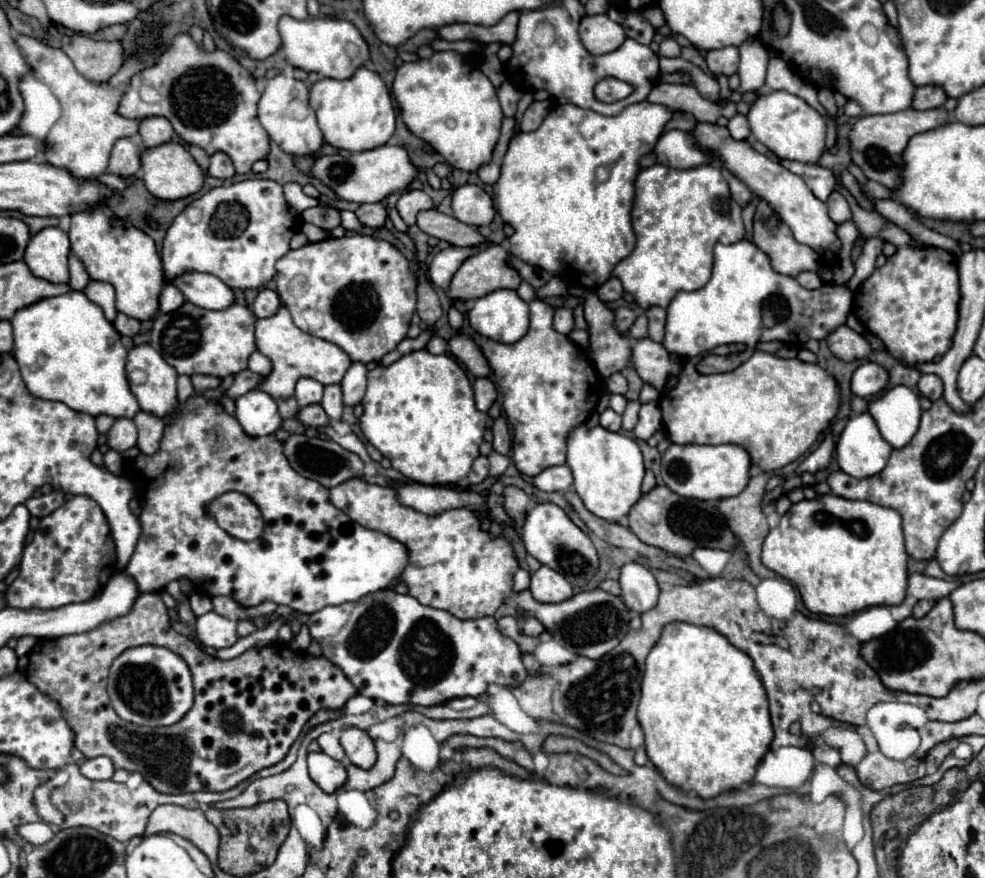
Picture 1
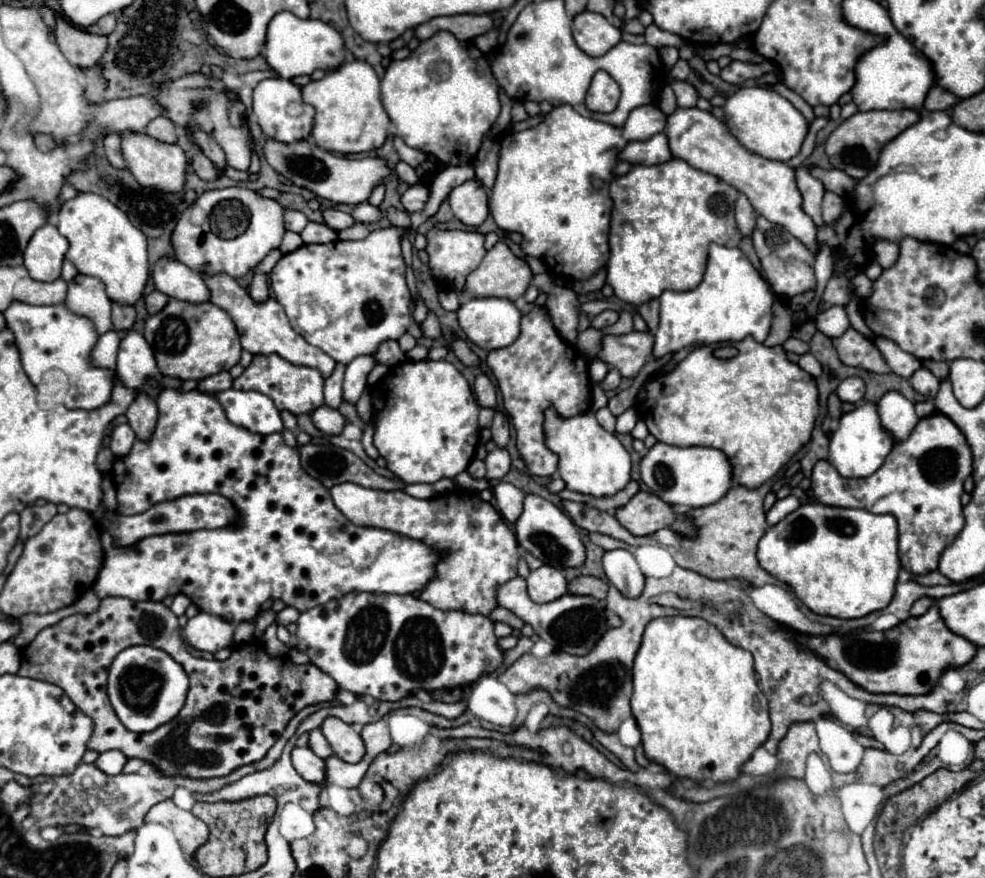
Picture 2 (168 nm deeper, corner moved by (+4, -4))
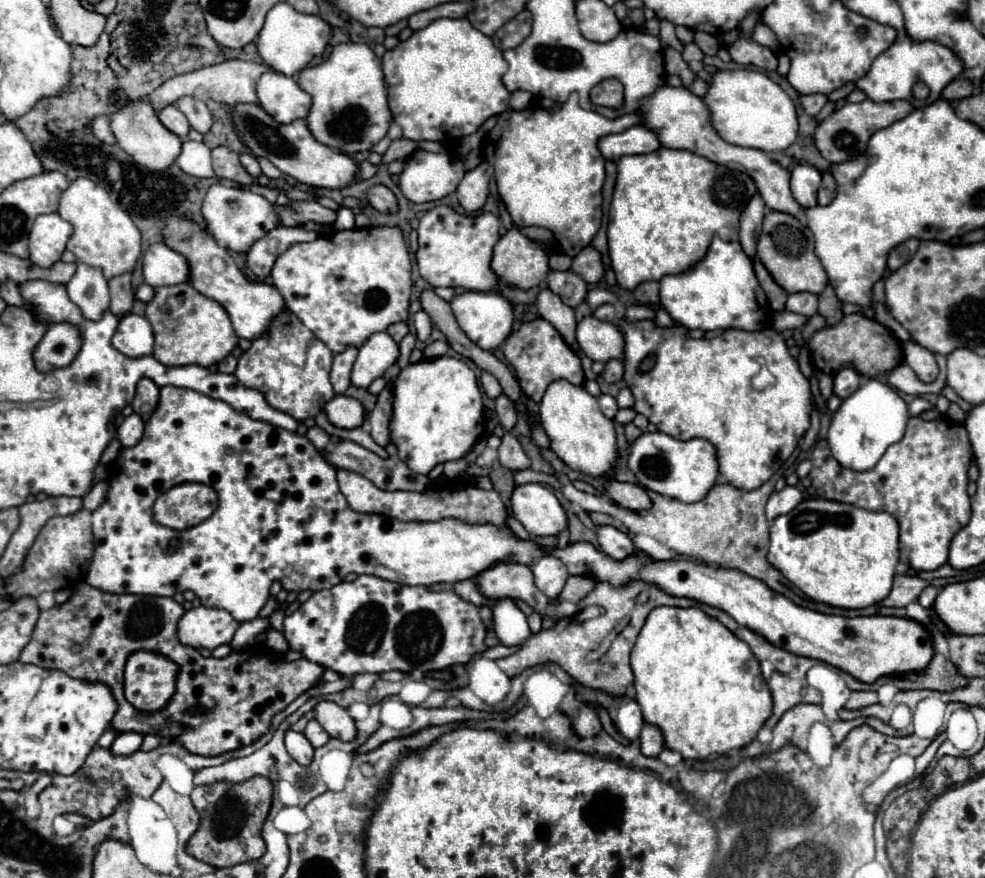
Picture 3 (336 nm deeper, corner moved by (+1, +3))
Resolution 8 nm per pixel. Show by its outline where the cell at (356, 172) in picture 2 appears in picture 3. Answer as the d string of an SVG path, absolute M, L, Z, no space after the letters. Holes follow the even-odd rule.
M240 103L240 105L234 105L234 125L238 127L242 141L250 147L254 155L266 157L284 175L290 175L300 183L324 187L324 189L344 189L358 181L358 173L360 173L358 161L354 161L346 153L334 151L318 143L302 119L290 125L280 125L270 115L266 115L266 111L262 111L260 105Z

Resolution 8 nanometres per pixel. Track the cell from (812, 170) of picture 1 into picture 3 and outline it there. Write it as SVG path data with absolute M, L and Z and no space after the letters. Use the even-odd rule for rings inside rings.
M796 165L792 169L792 179L790 179L790 189L794 199L804 207L816 207L816 195L818 195L818 187L822 183L822 173L812 167L812 165Z

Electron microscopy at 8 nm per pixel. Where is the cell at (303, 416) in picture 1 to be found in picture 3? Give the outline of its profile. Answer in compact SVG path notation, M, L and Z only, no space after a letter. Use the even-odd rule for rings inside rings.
M336 395L334 399L330 399L330 403L326 403L324 411L328 415L328 421L340 429L360 427L362 419L364 419L362 403L352 397L346 397L346 395Z

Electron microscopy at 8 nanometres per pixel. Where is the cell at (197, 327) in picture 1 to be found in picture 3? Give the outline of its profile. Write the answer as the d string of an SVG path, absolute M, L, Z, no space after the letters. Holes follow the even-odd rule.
M190 283L170 285L170 287L158 287L154 299L146 305L146 319L150 321L154 329L154 357L162 365L200 365L200 367L212 367L218 365L222 359L226 359L234 347L238 345L238 337L234 333L232 321L224 307L216 303L214 299L204 297L198 293Z

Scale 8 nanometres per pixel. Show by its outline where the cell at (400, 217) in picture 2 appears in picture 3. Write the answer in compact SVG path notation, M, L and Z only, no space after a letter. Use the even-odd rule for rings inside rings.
M384 185L370 187L368 201L380 213L398 213L398 199L396 199L396 195Z

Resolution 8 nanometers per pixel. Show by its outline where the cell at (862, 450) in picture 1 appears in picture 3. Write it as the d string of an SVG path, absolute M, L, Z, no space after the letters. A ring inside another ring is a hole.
M870 379L868 383L858 387L854 395L844 399L840 409L834 413L828 429L830 451L842 467L868 471L882 459L892 443L902 439L908 417L908 405L902 401L902 397L888 383Z

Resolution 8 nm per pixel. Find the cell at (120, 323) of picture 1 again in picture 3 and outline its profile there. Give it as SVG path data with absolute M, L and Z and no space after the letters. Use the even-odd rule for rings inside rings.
M120 275L108 281L110 287L110 313L116 317L124 317L132 311L132 303L134 303L134 291L130 285L130 275Z

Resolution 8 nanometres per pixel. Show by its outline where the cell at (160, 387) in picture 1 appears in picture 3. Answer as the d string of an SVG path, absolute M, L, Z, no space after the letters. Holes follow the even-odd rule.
M134 313L124 315L120 319L116 335L112 337L112 345L126 357L152 355L154 335L150 331L150 323L146 323L146 317Z

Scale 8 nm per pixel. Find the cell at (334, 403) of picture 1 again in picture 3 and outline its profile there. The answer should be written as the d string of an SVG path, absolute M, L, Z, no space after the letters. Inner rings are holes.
M348 347L346 351L334 355L334 363L332 363L332 371L330 371L330 381L332 381L334 393L340 395L350 387L350 371L356 361L356 355L358 355L356 347Z

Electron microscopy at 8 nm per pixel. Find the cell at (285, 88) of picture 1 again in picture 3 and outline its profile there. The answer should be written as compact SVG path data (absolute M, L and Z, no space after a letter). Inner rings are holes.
M268 71L258 79L258 103L278 123L306 119L310 113L310 95L298 87L292 77Z

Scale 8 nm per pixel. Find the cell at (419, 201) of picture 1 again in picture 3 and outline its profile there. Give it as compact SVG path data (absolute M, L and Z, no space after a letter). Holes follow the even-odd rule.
M418 149L404 163L404 171L400 173L400 191L412 203L428 203L454 193L462 177L464 177L462 159L446 153L430 153L430 151Z

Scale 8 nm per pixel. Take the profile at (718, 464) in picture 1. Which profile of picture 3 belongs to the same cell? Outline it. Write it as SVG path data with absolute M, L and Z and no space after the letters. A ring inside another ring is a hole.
M660 431L642 433L630 445L628 467L634 471L640 485L644 485L646 489L656 491L666 497L674 497L684 503L696 503L698 499L704 499L720 475L718 457L710 441L706 439L678 441Z

